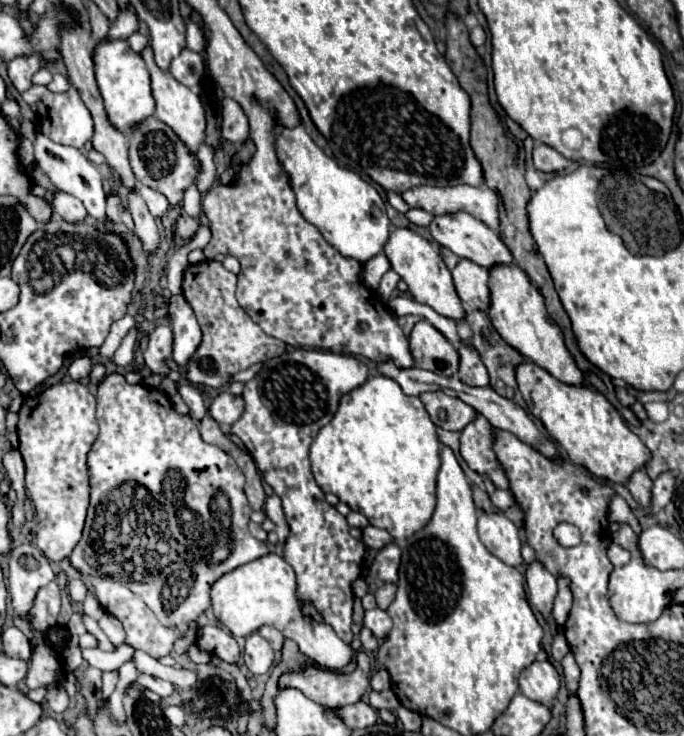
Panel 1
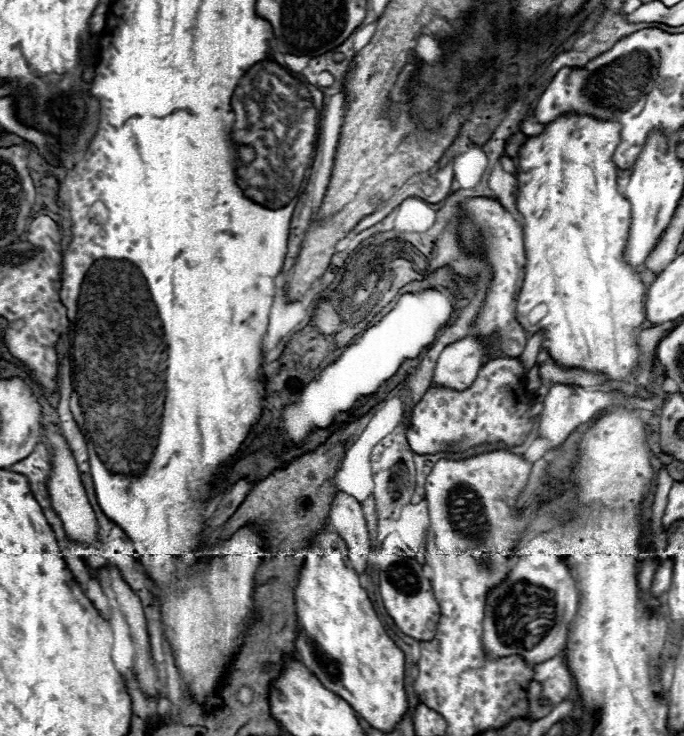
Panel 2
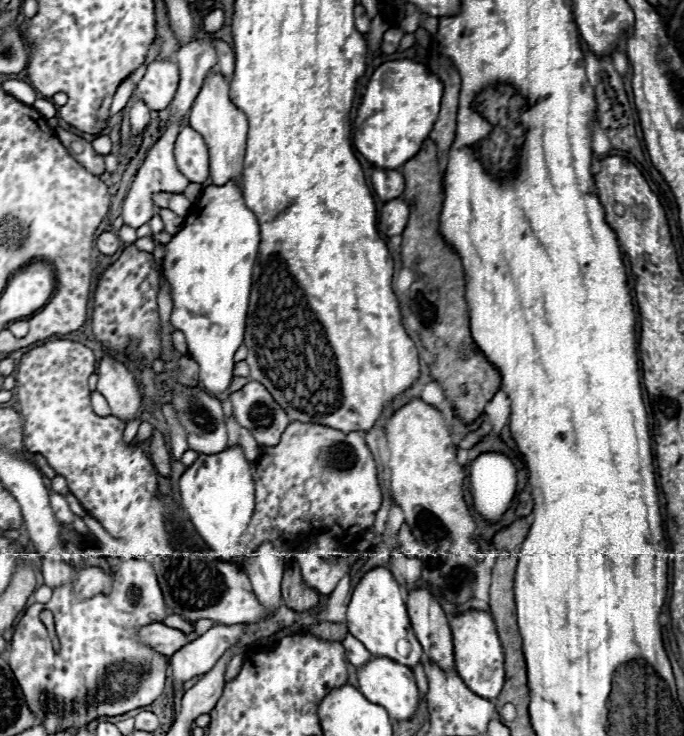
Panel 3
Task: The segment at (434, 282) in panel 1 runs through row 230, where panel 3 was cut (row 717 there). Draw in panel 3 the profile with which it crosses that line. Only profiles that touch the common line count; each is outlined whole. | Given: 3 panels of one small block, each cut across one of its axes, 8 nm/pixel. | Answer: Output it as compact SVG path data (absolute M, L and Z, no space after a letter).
M372 658L366 666L358 670L360 692L374 704L384 706L394 720L412 720L420 704L420 690L414 682L414 674L408 666L392 662L388 658Z

